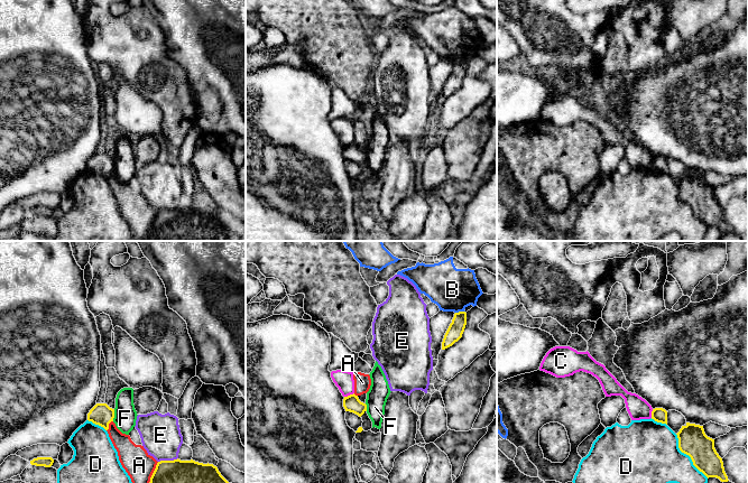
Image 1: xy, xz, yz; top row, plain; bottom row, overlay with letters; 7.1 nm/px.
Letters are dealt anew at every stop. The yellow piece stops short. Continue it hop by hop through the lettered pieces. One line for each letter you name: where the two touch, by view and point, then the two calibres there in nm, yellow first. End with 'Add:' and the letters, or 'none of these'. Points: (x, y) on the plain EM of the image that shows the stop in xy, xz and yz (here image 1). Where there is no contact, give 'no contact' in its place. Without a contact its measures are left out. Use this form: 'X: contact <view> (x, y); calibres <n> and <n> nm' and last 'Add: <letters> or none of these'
Add: none of these

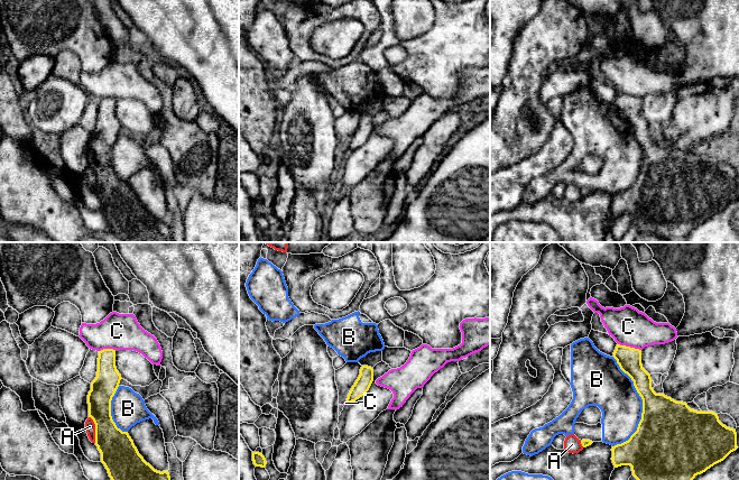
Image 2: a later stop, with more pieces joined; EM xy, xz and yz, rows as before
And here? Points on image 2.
Add: none of these

